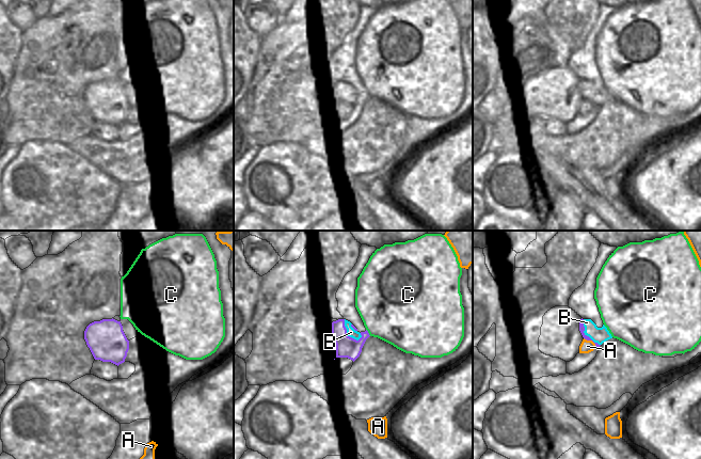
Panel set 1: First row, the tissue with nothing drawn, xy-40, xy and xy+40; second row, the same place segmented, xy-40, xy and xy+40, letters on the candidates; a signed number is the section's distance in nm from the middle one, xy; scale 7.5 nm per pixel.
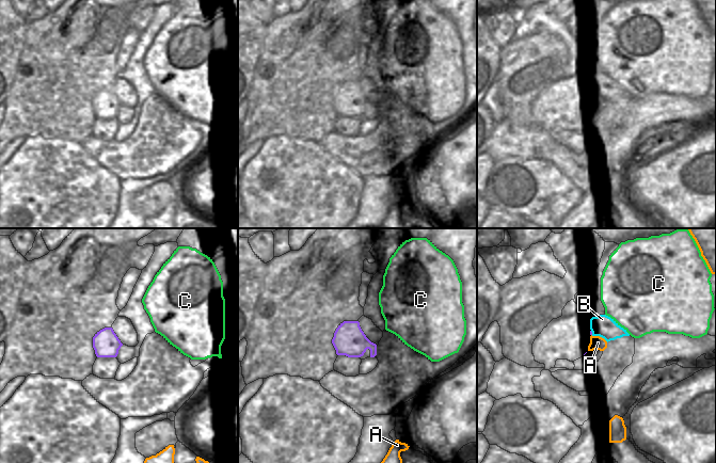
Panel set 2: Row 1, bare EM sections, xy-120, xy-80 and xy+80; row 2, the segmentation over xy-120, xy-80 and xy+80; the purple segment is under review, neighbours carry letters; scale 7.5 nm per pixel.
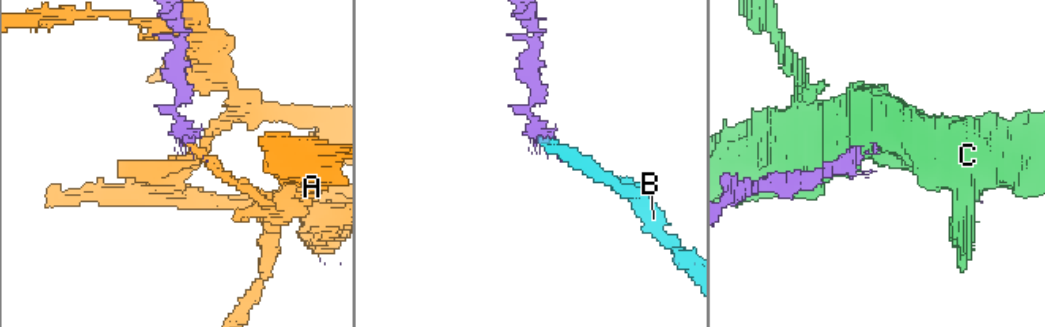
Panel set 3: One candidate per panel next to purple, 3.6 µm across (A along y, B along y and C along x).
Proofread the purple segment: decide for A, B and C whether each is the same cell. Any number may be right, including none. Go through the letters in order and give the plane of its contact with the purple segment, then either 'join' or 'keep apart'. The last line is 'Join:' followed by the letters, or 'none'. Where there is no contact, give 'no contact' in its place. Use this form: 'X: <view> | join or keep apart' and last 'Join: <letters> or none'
A: xy+40 | keep apart
B: xy | keep apart
C: xy | keep apart
Join: none

